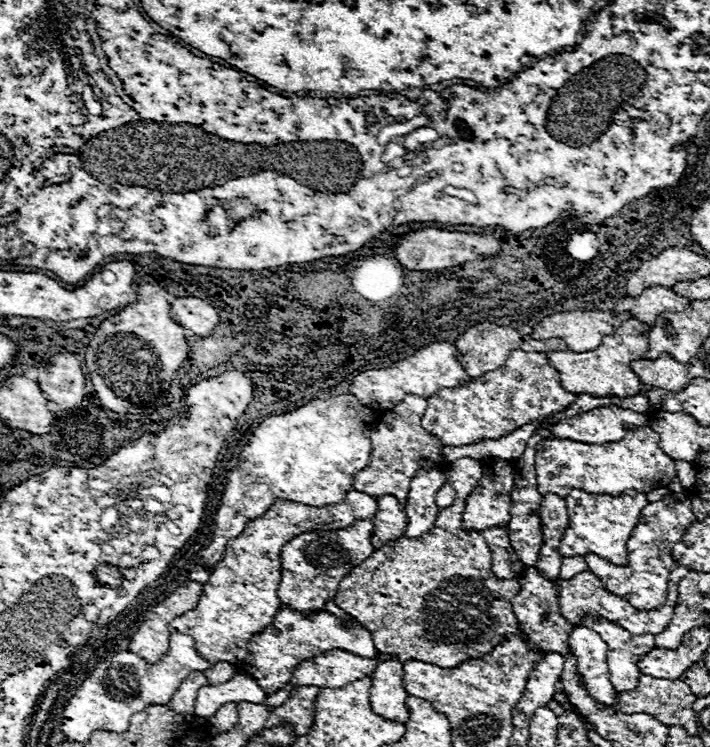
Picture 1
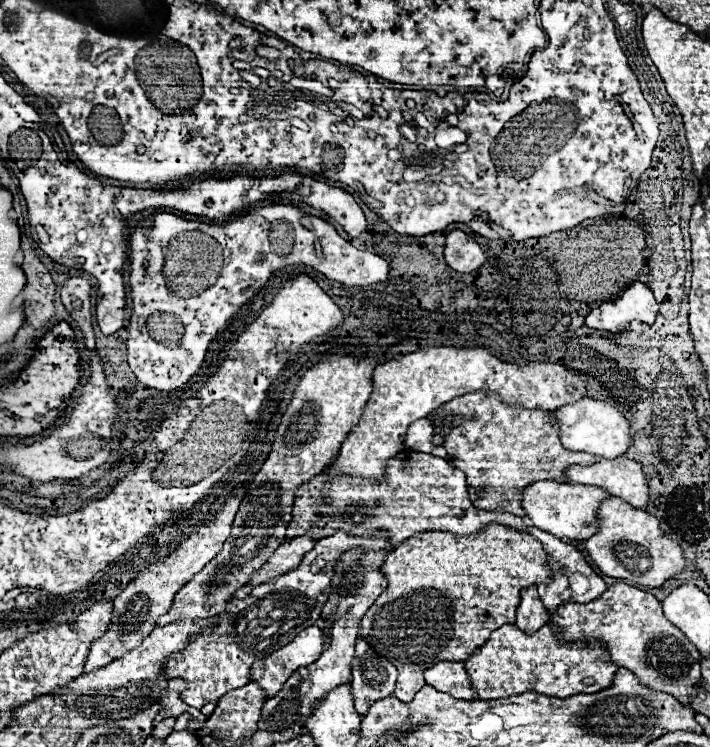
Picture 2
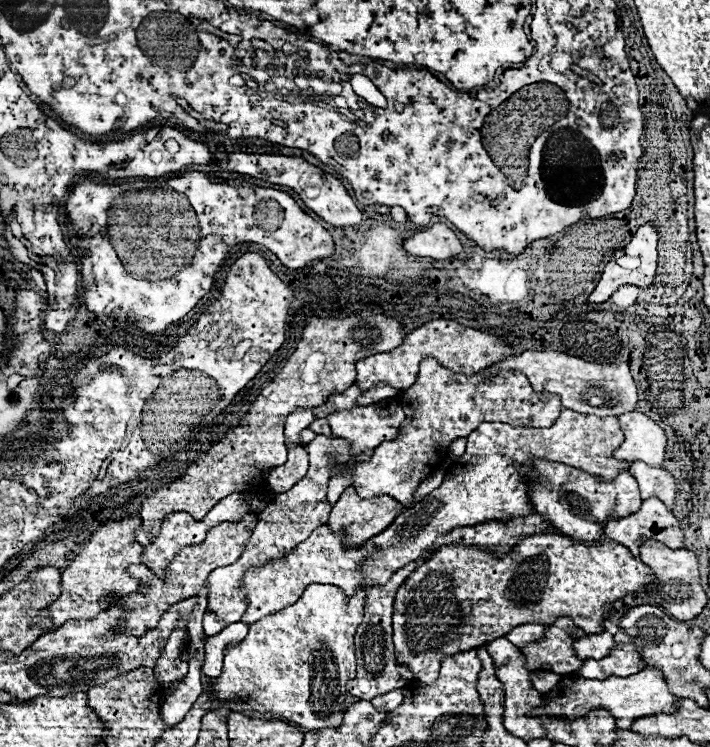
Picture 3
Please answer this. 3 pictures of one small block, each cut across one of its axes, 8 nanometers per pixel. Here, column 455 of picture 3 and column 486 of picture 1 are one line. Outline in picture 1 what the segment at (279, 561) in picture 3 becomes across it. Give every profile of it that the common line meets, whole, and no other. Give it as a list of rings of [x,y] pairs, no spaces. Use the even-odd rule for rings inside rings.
[[[488,458],[482,462],[482,478],[474,492],[466,500],[466,508],[462,514],[464,528],[468,532],[482,532],[492,526],[508,526],[510,522],[510,492],[514,486],[514,468],[508,460]]]

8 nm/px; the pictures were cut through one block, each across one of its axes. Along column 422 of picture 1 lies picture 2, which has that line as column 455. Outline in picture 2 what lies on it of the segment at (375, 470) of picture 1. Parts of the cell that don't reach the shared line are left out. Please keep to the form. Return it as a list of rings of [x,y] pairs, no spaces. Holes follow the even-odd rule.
[[[466,394],[460,398],[454,398],[452,402],[444,404],[444,410],[452,414],[466,416],[466,422],[462,422],[458,428],[452,428],[448,436],[444,438],[444,448],[448,450],[446,460],[462,470],[466,474],[466,484],[470,492],[470,500],[476,508],[488,510],[488,512],[510,512],[514,516],[524,516],[522,508],[522,490],[538,480],[558,480],[564,482],[564,472],[572,464],[592,466],[596,462],[594,454],[574,454],[562,448],[560,444],[560,426],[556,418],[552,418],[550,410],[530,410],[524,406],[510,406],[506,404],[498,394]]]

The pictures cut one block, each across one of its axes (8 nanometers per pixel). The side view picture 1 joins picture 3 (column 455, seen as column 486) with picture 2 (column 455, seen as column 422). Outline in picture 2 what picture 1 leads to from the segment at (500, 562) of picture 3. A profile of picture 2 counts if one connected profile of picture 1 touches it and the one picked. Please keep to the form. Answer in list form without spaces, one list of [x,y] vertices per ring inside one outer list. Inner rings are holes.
[[[494,522],[492,526],[486,526],[486,530],[480,530],[480,534],[472,536],[422,533],[402,542],[384,562],[388,588],[380,594],[360,624],[360,636],[398,668],[394,696],[402,702],[412,702],[414,694],[426,684],[424,670],[428,670],[428,666],[434,666],[436,662],[464,662],[488,640],[490,632],[504,624],[516,625],[520,590],[524,586],[550,582],[552,578],[546,558],[548,554],[536,538]]]

